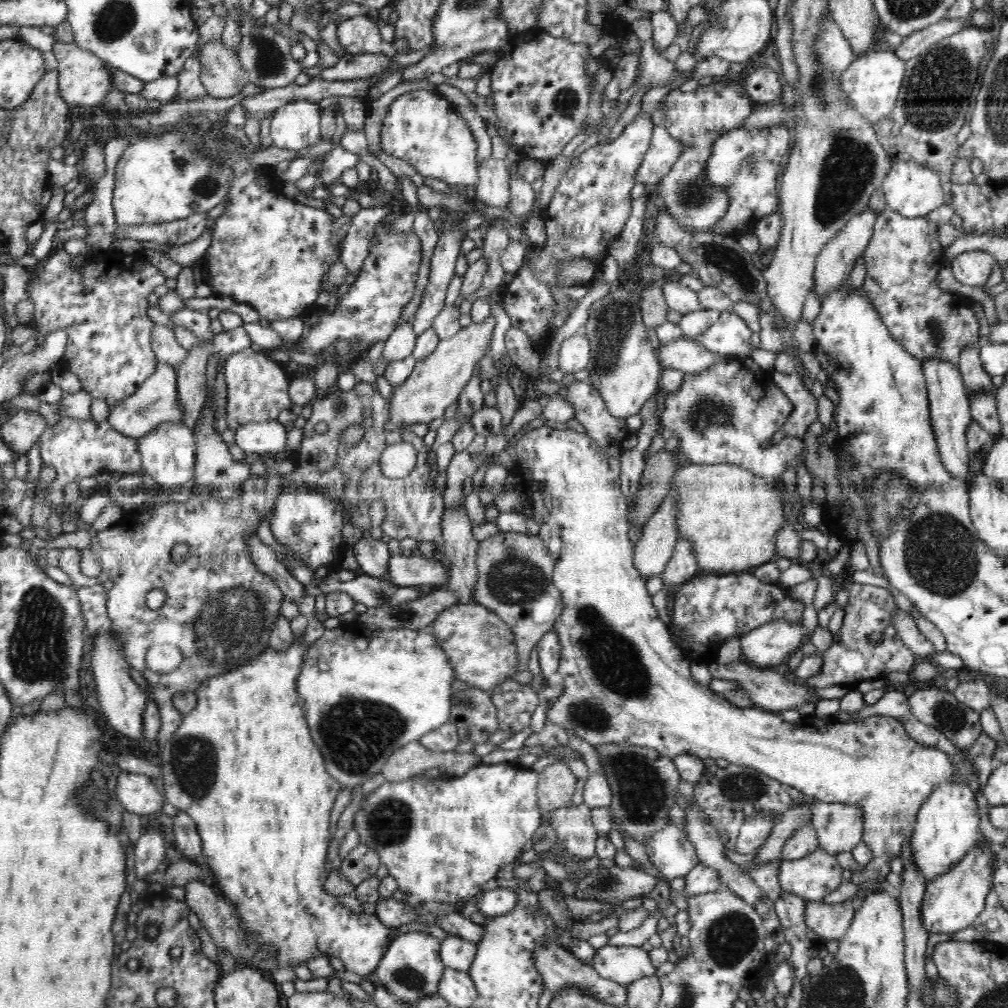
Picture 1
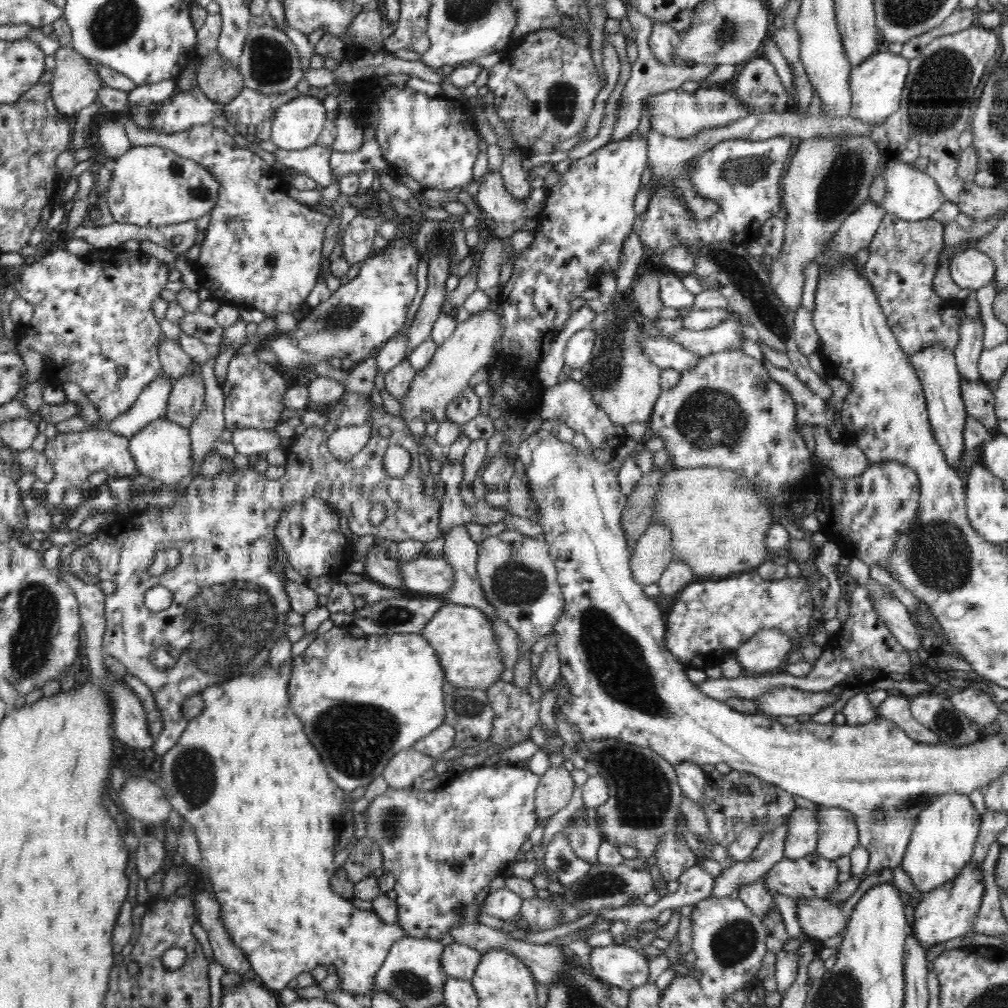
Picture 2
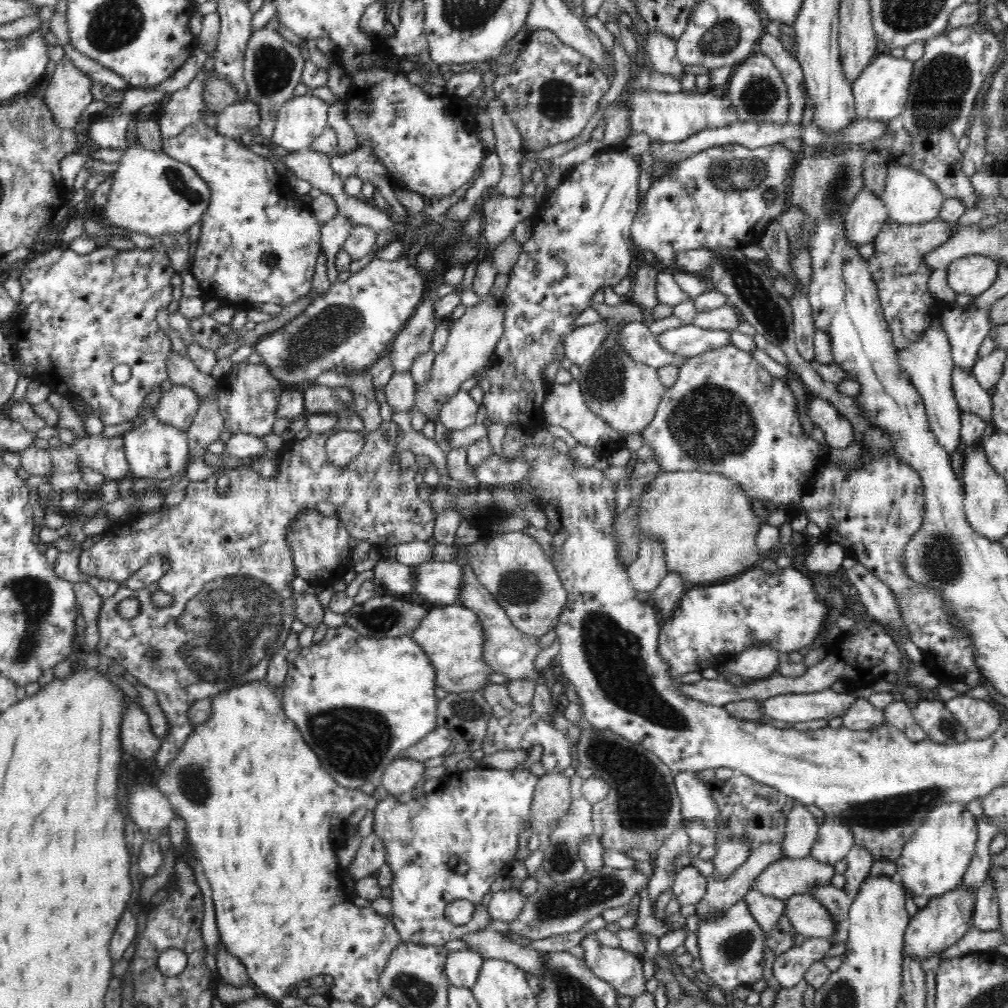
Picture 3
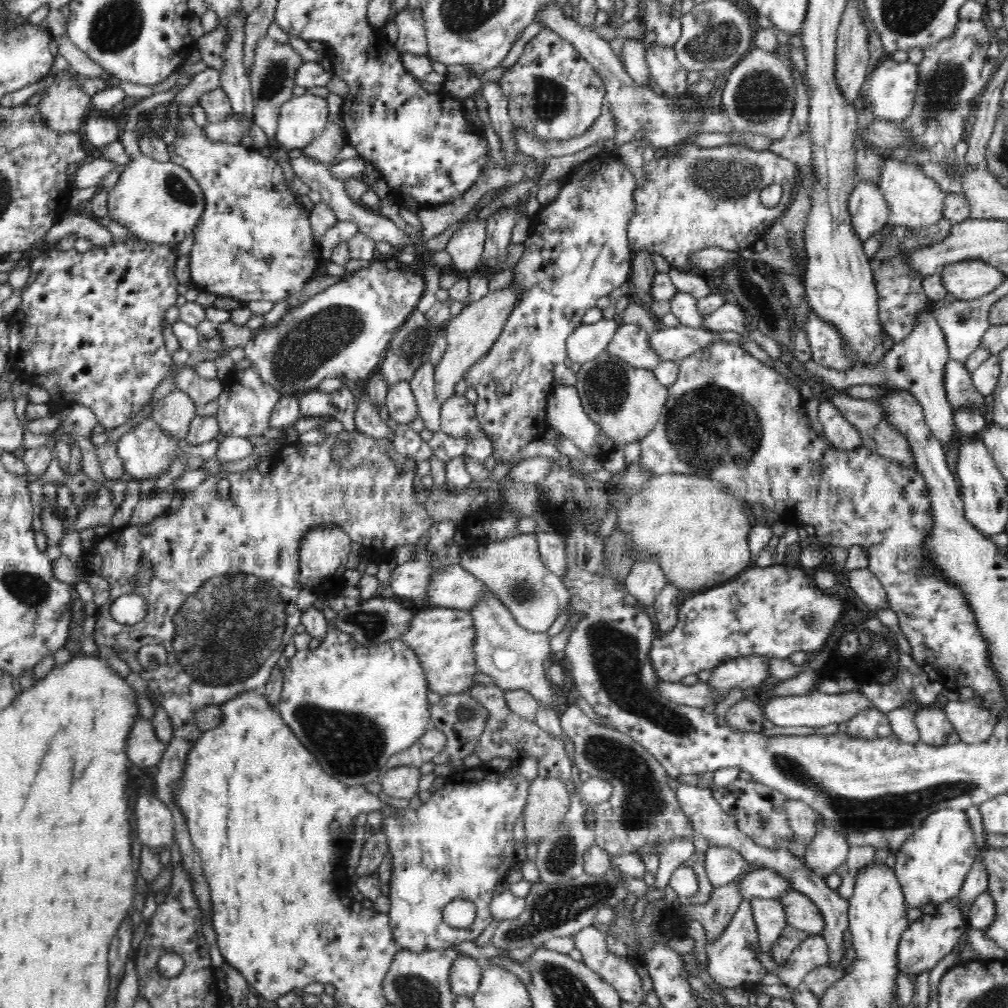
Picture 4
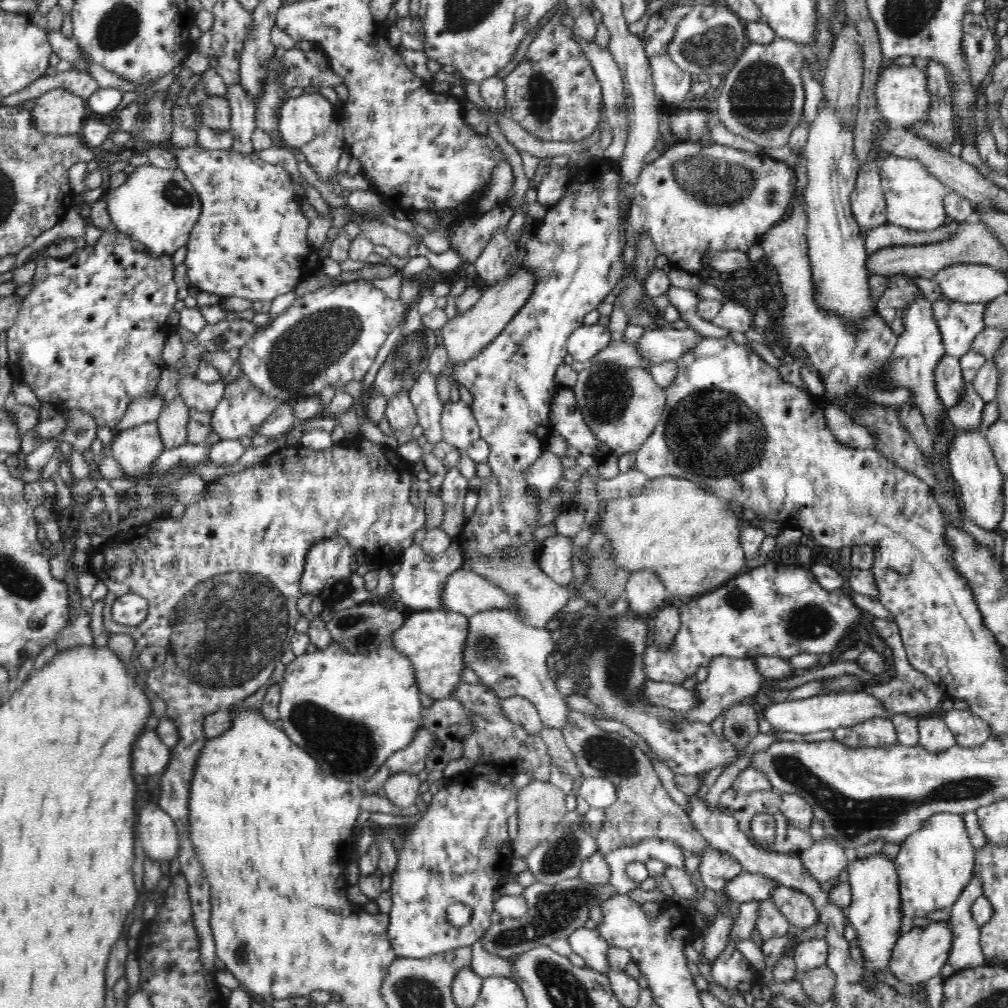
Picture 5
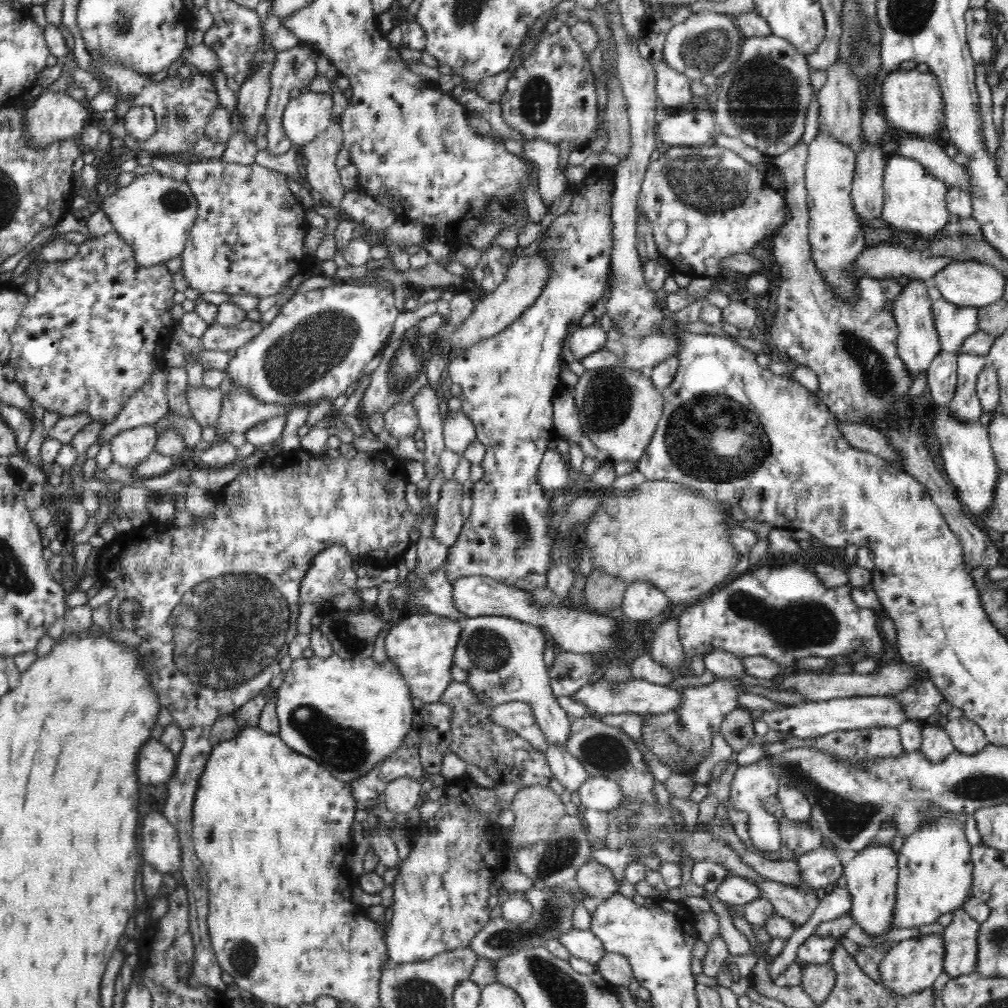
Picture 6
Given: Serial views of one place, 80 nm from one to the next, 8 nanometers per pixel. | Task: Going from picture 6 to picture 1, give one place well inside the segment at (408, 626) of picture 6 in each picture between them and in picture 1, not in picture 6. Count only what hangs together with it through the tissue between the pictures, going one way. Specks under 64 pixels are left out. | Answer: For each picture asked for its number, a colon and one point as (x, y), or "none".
1: (480, 646)
2: (463, 640)
3: (452, 636)
4: (441, 638)
5: (433, 640)

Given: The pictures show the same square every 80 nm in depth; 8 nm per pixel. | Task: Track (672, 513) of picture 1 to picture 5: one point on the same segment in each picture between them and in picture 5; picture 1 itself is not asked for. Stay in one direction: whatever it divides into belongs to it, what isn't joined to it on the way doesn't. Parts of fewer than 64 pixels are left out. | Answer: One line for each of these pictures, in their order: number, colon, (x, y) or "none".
2: (653, 552)
3: (645, 574)
4: (645, 581)
5: (646, 594)

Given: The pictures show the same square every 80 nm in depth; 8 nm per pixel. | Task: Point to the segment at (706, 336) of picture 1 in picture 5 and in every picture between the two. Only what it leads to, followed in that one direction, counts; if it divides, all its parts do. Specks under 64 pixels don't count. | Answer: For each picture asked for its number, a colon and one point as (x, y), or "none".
2: (728, 335)
3: (687, 340)
4: (675, 343)
5: (656, 346)

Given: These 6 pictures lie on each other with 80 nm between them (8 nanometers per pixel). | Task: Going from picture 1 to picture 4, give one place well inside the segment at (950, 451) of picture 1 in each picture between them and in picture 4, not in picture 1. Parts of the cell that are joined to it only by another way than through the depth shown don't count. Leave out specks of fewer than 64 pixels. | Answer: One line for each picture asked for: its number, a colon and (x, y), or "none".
2: (935, 366)
3: (928, 363)
4: (916, 365)

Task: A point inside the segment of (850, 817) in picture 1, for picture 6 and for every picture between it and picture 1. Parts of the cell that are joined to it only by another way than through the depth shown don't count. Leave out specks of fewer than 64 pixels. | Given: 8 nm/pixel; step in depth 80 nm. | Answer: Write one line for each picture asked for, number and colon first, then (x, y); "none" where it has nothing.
2: (838, 835)
3: (834, 841)
4: (829, 849)
5: (825, 860)
6: (821, 868)

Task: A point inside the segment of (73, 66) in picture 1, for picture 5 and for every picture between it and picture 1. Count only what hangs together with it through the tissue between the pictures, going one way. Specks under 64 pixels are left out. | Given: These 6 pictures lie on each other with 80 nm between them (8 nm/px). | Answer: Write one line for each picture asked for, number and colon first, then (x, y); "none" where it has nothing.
2: (75, 83)
3: (67, 94)
4: (63, 106)
5: (58, 111)

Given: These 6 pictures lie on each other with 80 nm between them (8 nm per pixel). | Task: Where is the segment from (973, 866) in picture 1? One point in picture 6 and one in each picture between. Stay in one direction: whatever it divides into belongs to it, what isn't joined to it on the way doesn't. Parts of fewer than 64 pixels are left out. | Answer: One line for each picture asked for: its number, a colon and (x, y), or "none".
2: (947, 913)
3: (945, 919)
4: (926, 941)
5: (919, 955)
6: (910, 966)

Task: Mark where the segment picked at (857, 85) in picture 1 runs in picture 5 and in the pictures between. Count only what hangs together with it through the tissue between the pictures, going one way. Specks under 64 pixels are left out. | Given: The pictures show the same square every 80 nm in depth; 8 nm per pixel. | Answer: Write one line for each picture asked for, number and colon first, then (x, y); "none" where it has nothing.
2: (876, 85)
3: (881, 92)
4: (890, 88)
5: (902, 96)

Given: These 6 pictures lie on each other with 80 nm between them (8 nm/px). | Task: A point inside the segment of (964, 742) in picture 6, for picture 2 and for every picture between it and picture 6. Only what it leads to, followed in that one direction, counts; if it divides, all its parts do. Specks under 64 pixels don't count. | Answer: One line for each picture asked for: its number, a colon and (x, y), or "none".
2: (974, 703)
3: (978, 718)
4: (973, 724)
5: (969, 730)

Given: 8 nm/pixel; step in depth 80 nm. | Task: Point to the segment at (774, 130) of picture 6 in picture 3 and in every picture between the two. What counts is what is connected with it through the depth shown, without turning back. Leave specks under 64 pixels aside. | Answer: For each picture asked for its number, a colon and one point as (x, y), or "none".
3: (757, 91)
4: (759, 95)
5: (762, 100)

